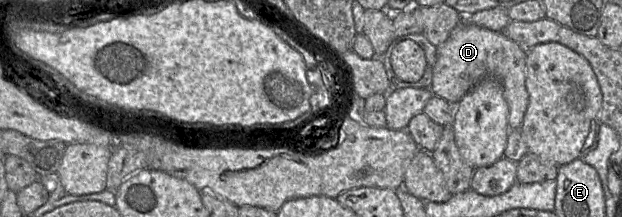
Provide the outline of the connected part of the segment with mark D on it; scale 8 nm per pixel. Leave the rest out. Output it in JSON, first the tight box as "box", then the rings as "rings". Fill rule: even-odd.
{"box":[430,20,529,130],"rings":[[[461,20],[447,40],[436,47],[436,62],[432,71],[430,89],[451,105],[460,100],[480,81],[498,79],[509,109],[510,130],[520,130],[527,109],[529,95],[525,86],[526,53],[517,43],[495,32]]]}

